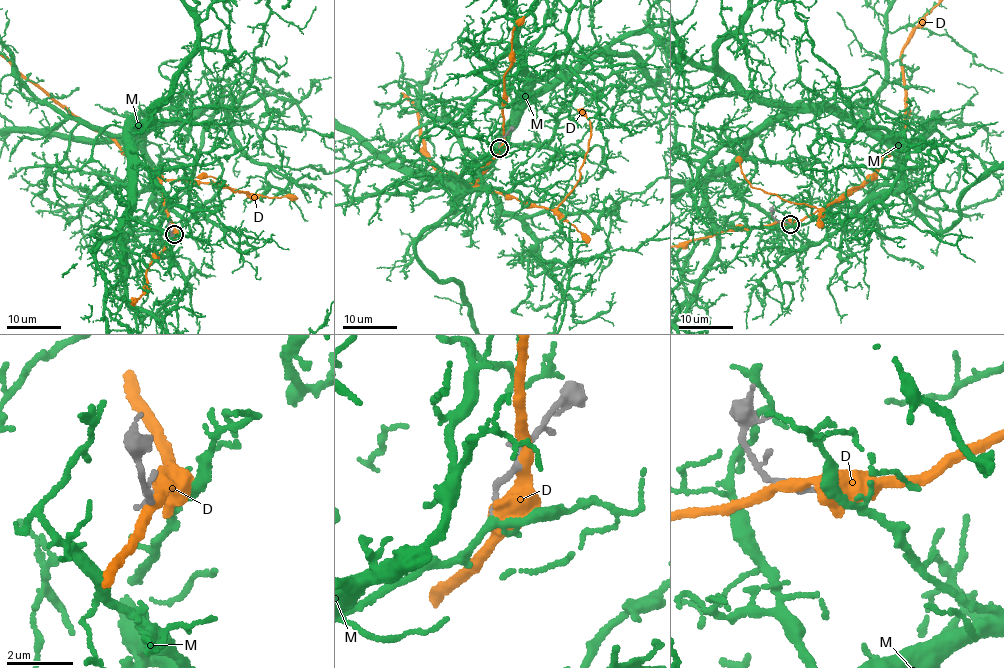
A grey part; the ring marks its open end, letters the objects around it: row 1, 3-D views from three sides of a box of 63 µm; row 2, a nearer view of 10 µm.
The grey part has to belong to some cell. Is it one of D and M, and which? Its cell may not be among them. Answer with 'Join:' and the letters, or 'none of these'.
Join: none of these

